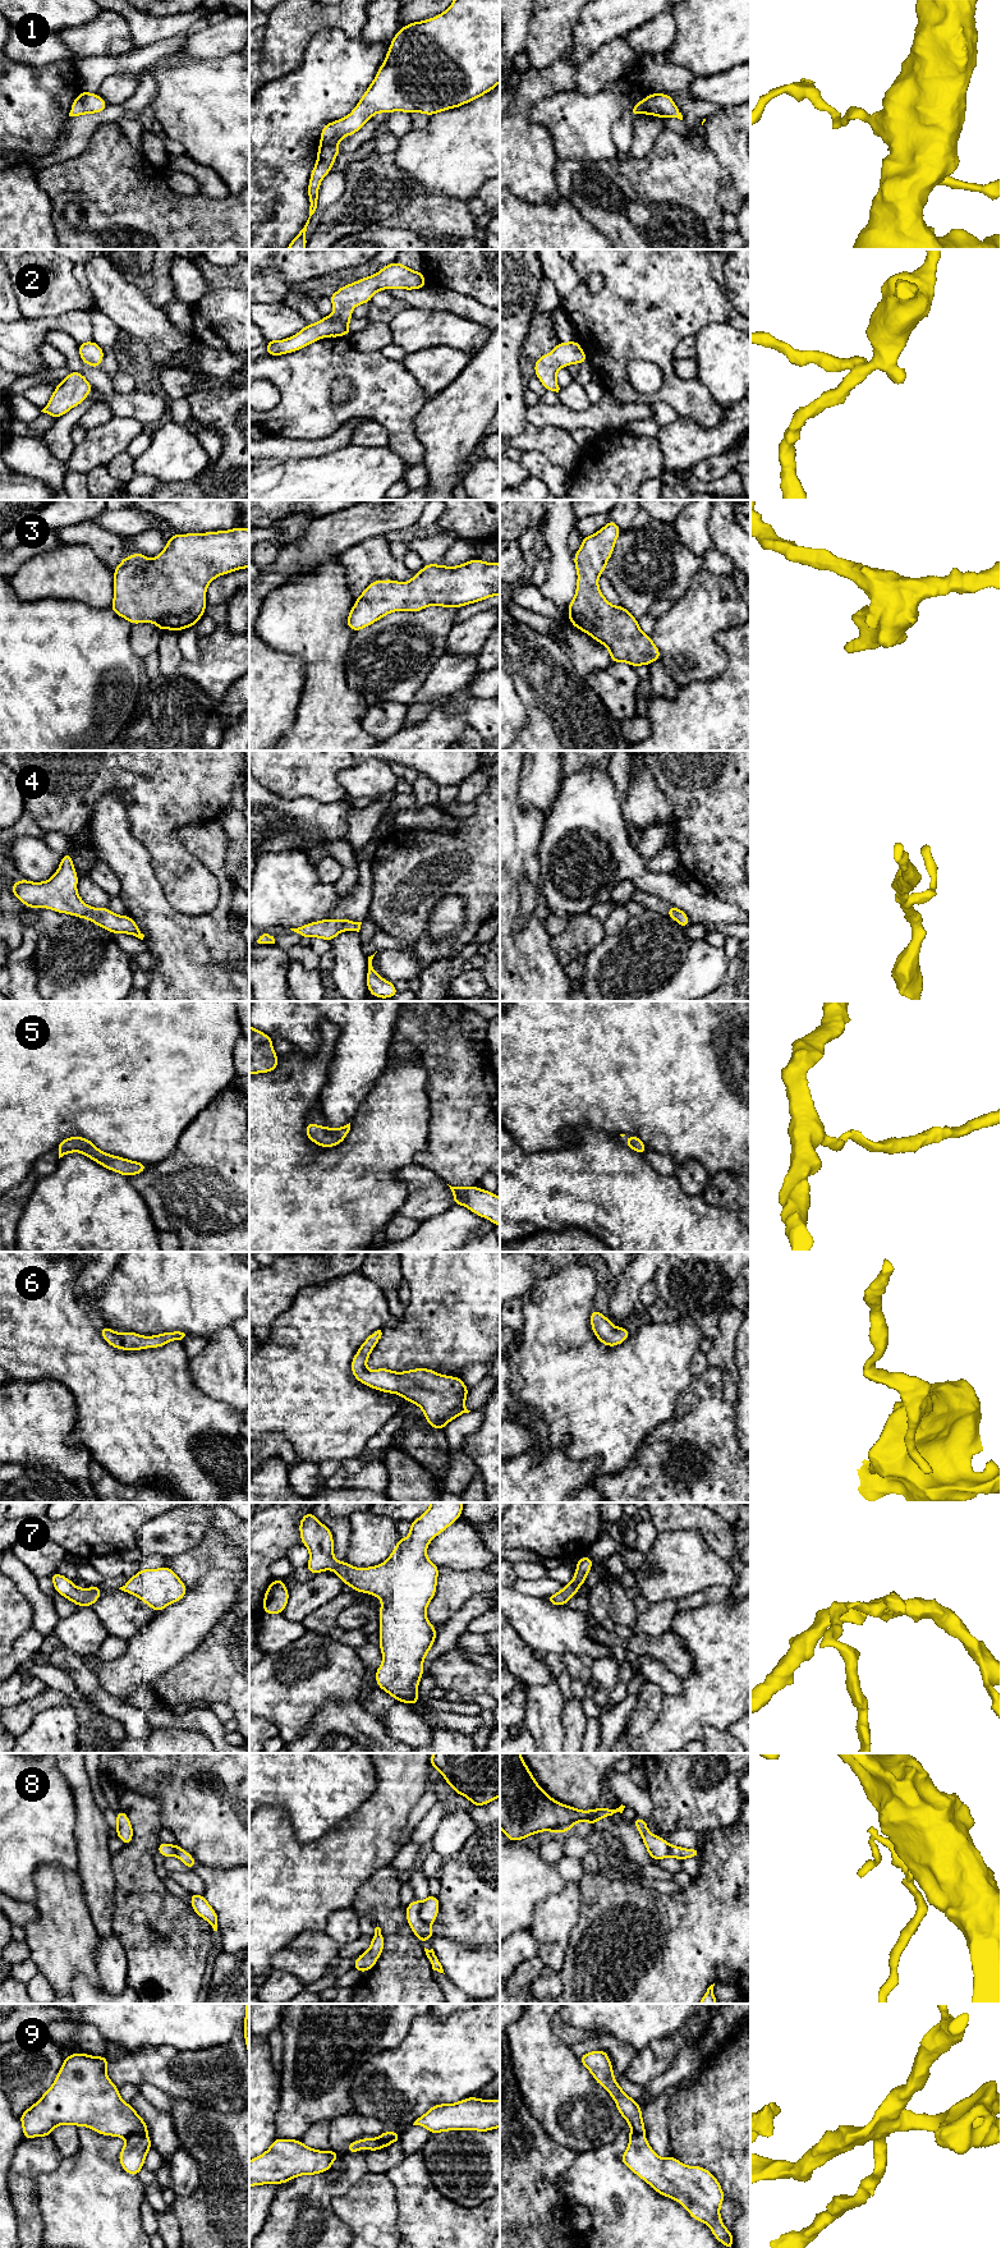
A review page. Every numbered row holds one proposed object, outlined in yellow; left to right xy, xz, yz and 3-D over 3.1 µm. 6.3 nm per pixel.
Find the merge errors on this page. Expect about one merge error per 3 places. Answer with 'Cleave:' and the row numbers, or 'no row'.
Cleave: 9

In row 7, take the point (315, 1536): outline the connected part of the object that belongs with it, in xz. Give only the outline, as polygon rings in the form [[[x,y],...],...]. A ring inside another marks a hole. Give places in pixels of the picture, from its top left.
[[[431,1503],[431,1506],[410,1523],[408,1534],[398,1538],[389,1559],[369,1568],[354,1568],[348,1561],[338,1561],[334,1557],[332,1532],[313,1513],[306,1513],[299,1523],[300,1541],[309,1550],[307,1569],[312,1575],[331,1569],[353,1591],[381,1598],[378,1646],[382,1651],[382,1664],[375,1671],[376,1683],[398,1702],[418,1705],[418,1683],[423,1676],[423,1660],[437,1634],[426,1611],[436,1595],[438,1566],[426,1556],[427,1546],[462,1517],[463,1505],[464,1503]]]

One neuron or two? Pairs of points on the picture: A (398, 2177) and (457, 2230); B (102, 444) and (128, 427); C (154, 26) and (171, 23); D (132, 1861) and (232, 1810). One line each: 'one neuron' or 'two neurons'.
A: one neuron
B: one neuron
C: one neuron
D: two neurons

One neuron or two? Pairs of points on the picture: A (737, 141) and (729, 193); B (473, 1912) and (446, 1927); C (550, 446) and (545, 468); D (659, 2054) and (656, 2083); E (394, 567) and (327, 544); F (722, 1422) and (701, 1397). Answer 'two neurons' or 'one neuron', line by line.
A: one neuron
B: one neuron
C: two neurons
D: two neurons
E: two neurons
F: one neuron

